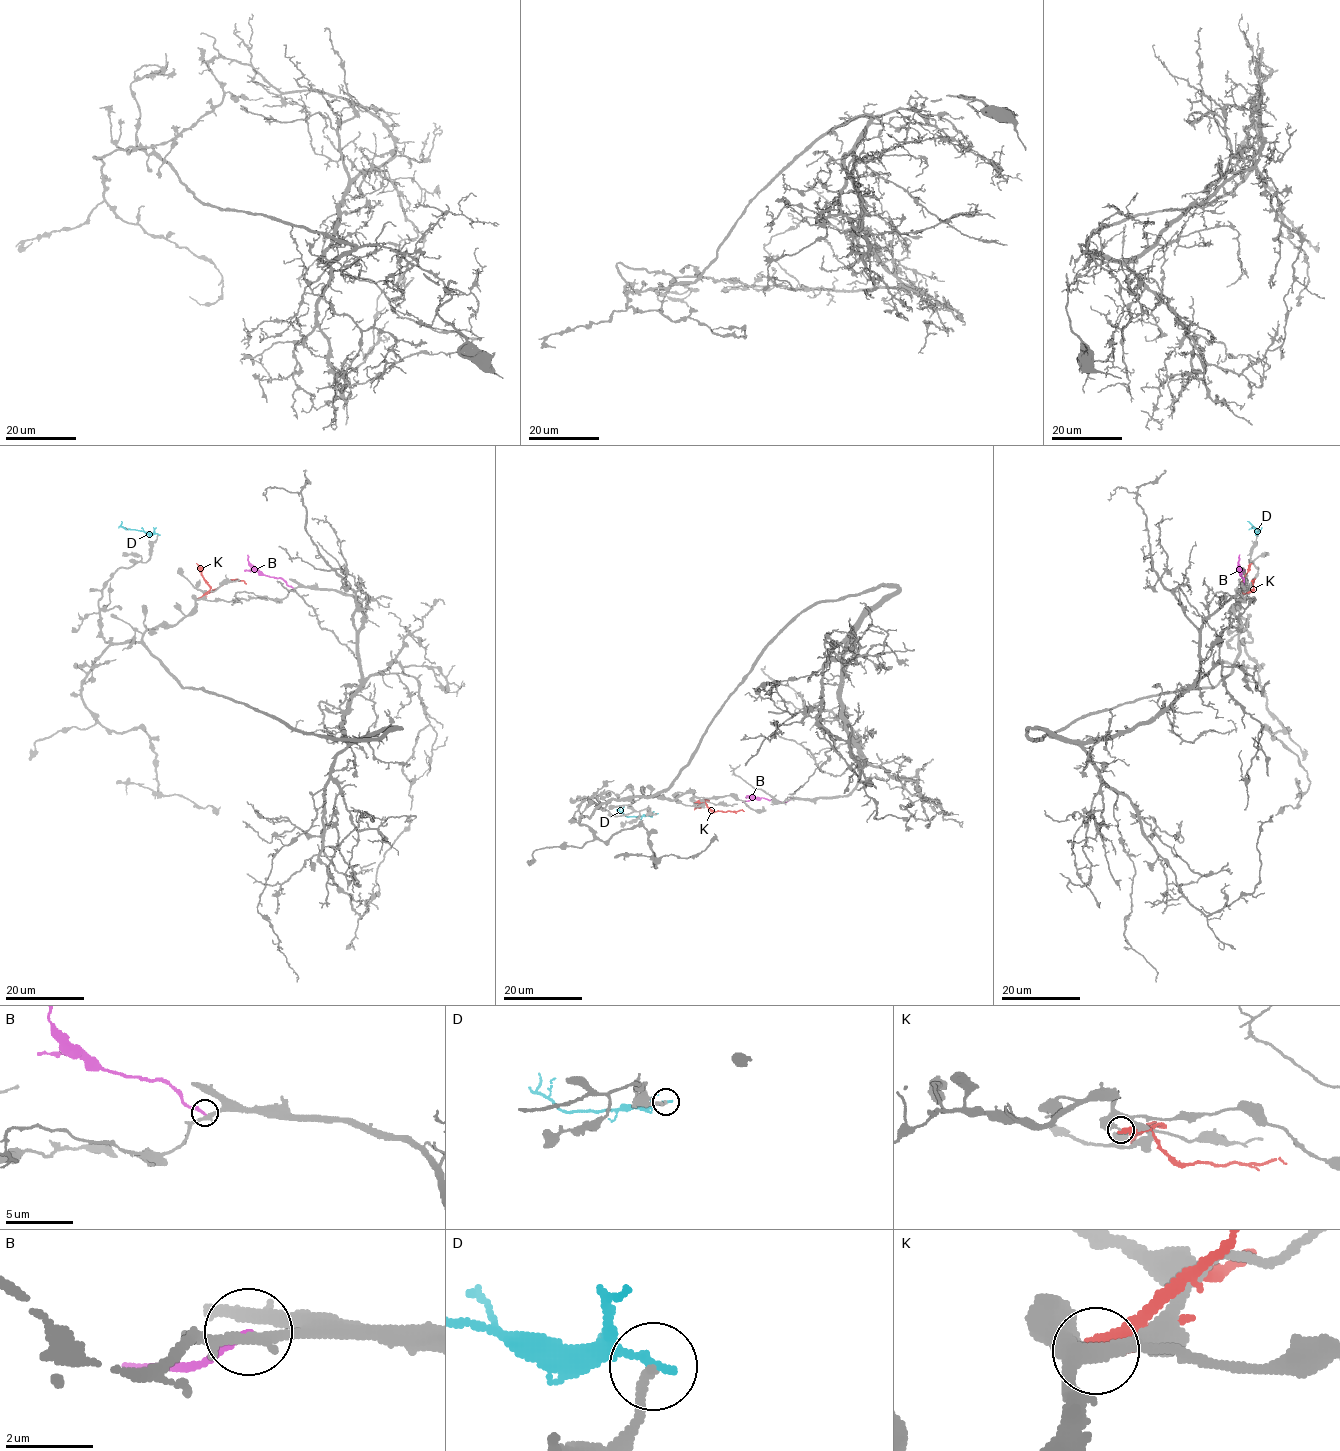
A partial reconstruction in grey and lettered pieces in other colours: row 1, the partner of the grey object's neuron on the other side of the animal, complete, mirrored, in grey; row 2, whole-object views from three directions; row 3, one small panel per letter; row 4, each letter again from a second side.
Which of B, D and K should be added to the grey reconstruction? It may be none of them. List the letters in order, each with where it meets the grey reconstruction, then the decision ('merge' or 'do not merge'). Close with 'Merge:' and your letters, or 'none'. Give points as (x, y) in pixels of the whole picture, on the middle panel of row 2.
B: meets grey at (791, 799); do not merge
D: meets grey at (656, 813); do not merge
K: meets grey at (696, 801); do not merge
Merge: none

